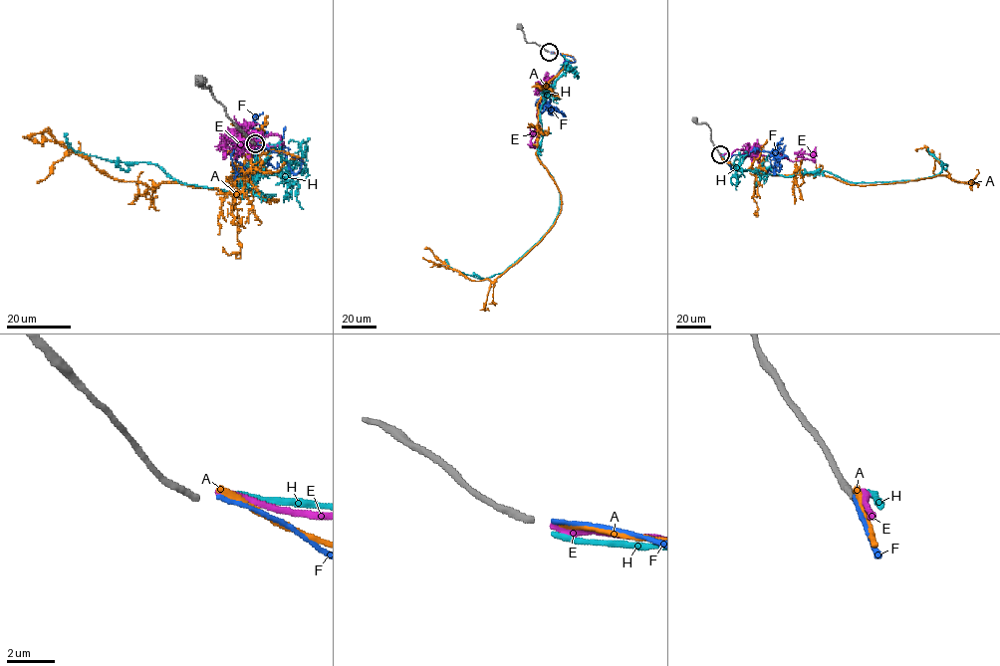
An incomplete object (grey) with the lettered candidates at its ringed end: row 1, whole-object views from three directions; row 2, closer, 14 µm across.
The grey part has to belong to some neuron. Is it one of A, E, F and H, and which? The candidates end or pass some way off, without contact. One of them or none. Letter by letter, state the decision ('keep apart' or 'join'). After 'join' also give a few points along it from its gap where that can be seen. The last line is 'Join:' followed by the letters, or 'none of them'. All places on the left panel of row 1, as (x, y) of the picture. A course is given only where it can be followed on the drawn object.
A: keep apart
E: join; course (257, 143), (283, 142), (267, 134), (254, 146), (232, 142), (237, 156), (225, 152), (221, 143), (236, 140)
F: keep apart
H: keep apart
Join: E

